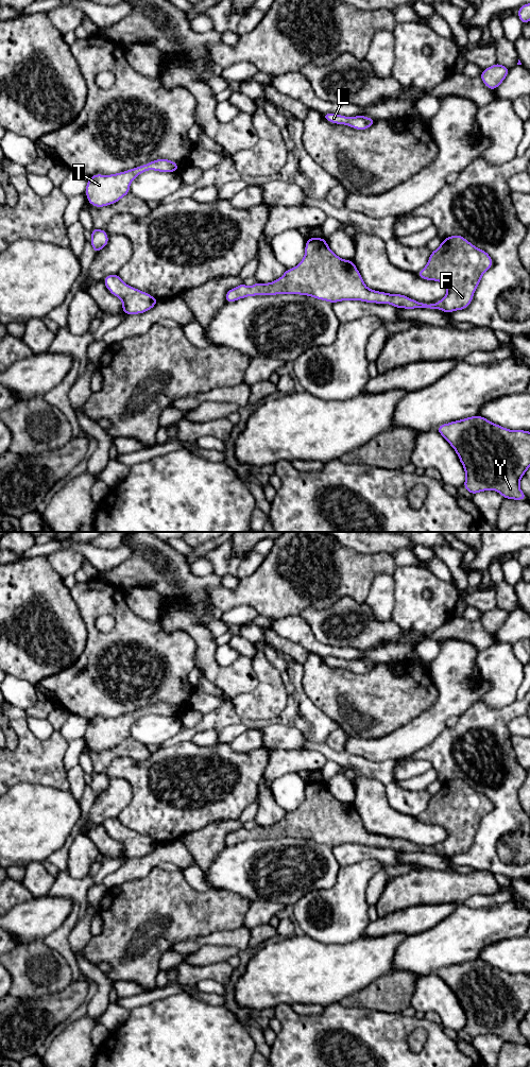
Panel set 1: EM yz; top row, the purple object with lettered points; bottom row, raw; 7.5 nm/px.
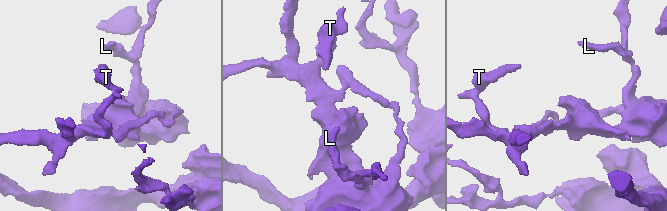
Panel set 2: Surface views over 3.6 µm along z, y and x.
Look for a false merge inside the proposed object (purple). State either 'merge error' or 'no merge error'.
no merge error

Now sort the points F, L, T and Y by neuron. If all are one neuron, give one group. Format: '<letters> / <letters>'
F L T Y

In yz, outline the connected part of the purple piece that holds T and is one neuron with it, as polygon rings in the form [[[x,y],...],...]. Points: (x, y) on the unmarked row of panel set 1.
[[[155,703],[147,708],[138,709],[117,718],[95,718],[88,723],[85,733],[88,746],[95,751],[104,751],[117,746],[130,737],[131,726],[139,718],[149,713],[167,717],[176,716],[178,708],[169,703]]]

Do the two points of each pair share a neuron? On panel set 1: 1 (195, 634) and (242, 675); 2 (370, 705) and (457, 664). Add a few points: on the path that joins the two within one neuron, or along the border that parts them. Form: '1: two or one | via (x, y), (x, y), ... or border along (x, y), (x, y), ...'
1: one | via (205, 649), (205, 658), (222, 675), (227, 675)
2: two | border along (429, 670), (431, 681), (437, 690), (436, 701)

